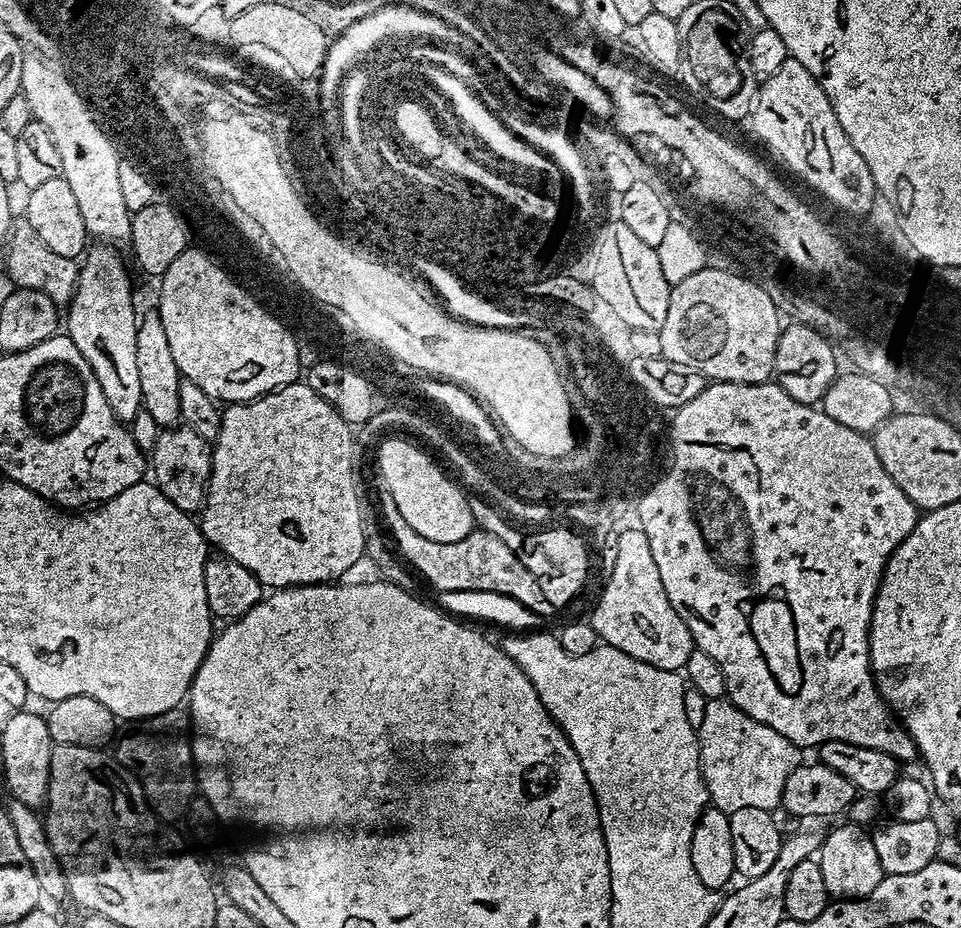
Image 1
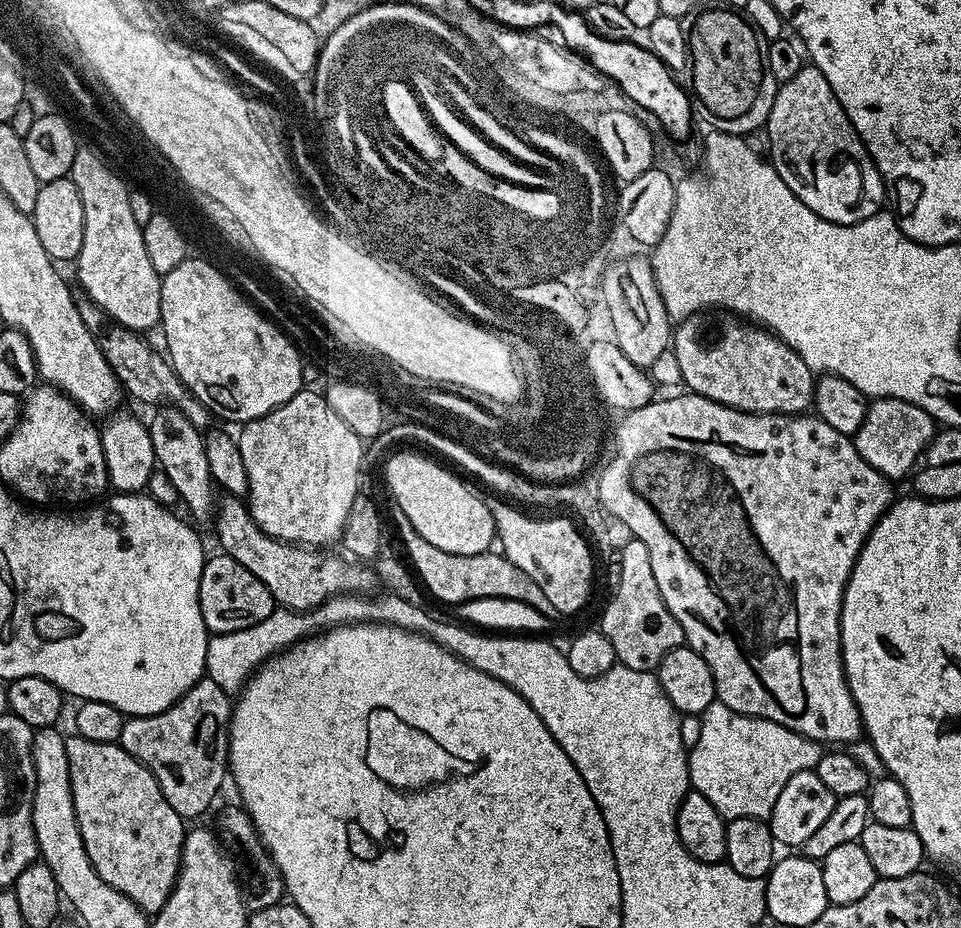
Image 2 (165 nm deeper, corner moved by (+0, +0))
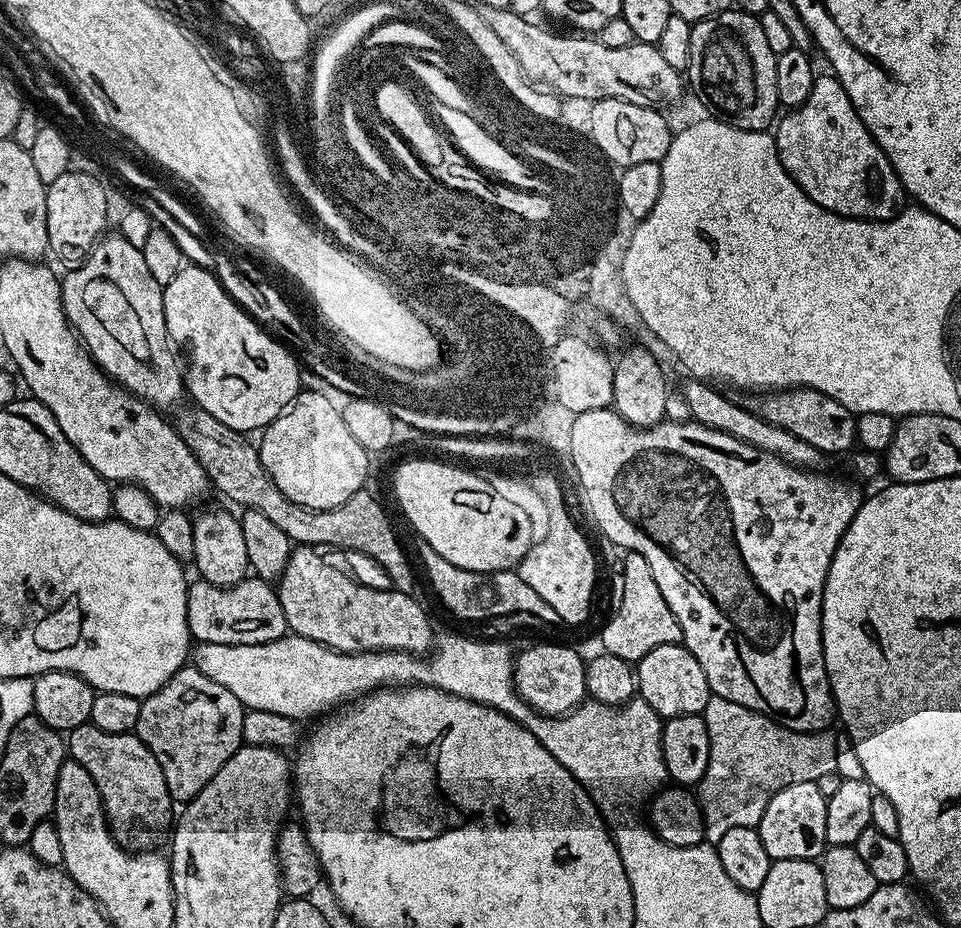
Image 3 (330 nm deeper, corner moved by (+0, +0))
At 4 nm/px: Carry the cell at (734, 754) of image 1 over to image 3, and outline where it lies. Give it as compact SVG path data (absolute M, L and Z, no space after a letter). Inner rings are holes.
M713 695L702 715L710 734L710 762L706 762L706 774L702 774L698 785L698 799L704 819L704 839L713 846L722 834L726 834L726 830L734 830L734 826L756 828L762 814L766 814L766 806L770 806L770 798L774 798L778 790L794 786L794 782L816 782L822 774L837 771L835 731L795 732L774 722L769 716L738 706L738 702Z

